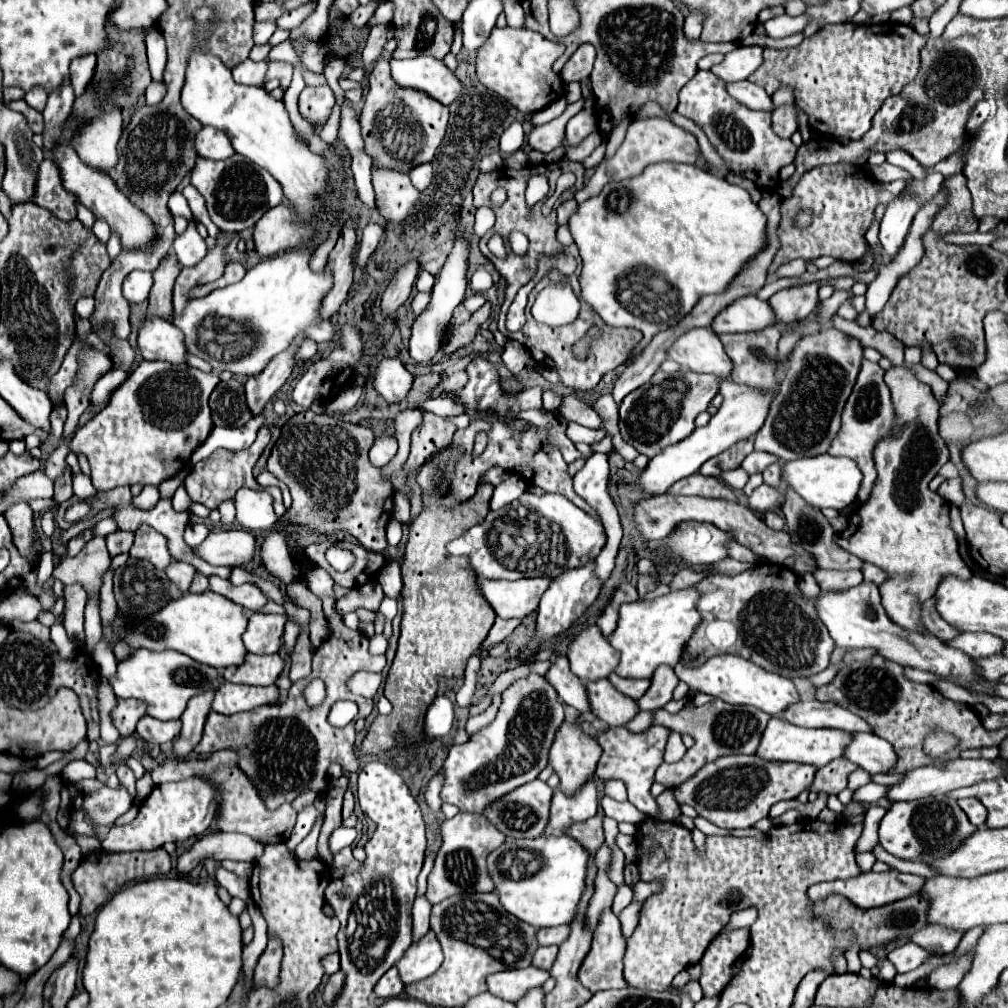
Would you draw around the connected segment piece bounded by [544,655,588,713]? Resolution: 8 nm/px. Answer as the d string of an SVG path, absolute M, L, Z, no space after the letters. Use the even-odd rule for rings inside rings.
M564 655L554 657L544 677L556 689L556 693L564 699L564 703L576 707L582 713L588 711L588 697L584 693L584 683L570 671L568 659Z

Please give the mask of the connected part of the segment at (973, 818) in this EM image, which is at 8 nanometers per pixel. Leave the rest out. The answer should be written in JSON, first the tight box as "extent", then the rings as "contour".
{"extent":[958,799,987,827],"contour":[[[960,799],[958,805],[964,809],[964,813],[968,815],[970,823],[976,825],[976,827],[982,827],[984,821],[986,821],[987,810],[984,809],[984,805],[976,799]]]}

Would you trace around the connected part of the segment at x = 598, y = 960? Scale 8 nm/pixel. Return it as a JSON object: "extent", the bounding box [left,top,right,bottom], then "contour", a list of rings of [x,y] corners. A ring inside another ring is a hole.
{"extent":[578,909,630,993],"contour":[[[604,909],[600,915],[600,921],[594,929],[594,939],[592,939],[592,949],[586,955],[586,959],[582,961],[580,969],[578,969],[578,981],[590,989],[592,993],[602,991],[602,989],[624,989],[630,987],[624,977],[622,977],[622,957],[624,957],[624,949],[626,949],[626,939],[622,937],[620,931],[620,921],[618,917],[612,913],[612,909]]]}

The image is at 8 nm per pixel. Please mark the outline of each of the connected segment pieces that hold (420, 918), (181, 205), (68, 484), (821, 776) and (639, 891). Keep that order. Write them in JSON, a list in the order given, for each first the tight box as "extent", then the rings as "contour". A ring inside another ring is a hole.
[{"extent":[412,895,432,941],"contour":[[[426,895],[416,897],[414,909],[412,909],[412,917],[414,917],[414,929],[412,929],[412,935],[414,935],[414,941],[418,941],[422,935],[428,933],[428,929],[430,929],[430,927],[428,927],[430,909],[432,909],[432,903],[426,899]]]},{"extent":[168,191,192,221],"contour":[[[174,191],[172,195],[170,195],[170,201],[168,201],[168,209],[170,209],[170,213],[174,215],[174,217],[184,217],[186,221],[190,221],[192,219],[192,213],[190,213],[190,207],[188,207],[188,203],[186,203],[186,199],[184,199],[184,195],[180,193],[180,191]]]},{"extent":[54,471,72,503],"contour":[[[68,471],[62,477],[58,477],[54,485],[56,485],[56,493],[54,493],[56,503],[62,503],[72,497],[72,475]]]},{"extent":[810,757,856,795],"contour":[[[838,757],[838,759],[830,761],[828,765],[824,765],[816,771],[816,777],[814,777],[814,783],[812,783],[810,791],[826,793],[826,795],[838,795],[842,789],[846,789],[848,775],[854,769],[856,769],[856,765],[852,765],[844,757]]]},{"extent":[634,881,656,903],"contour":[[[638,881],[636,885],[634,885],[634,903],[642,903],[646,897],[650,897],[652,893],[656,891],[656,885],[648,885],[648,883],[644,883],[644,881]]]}]

